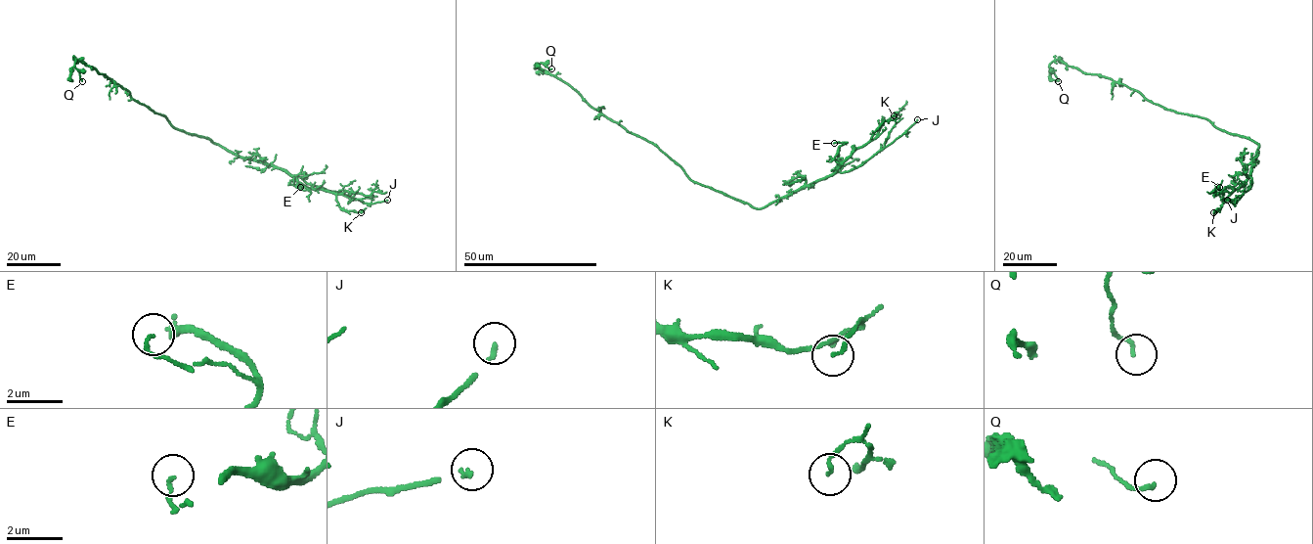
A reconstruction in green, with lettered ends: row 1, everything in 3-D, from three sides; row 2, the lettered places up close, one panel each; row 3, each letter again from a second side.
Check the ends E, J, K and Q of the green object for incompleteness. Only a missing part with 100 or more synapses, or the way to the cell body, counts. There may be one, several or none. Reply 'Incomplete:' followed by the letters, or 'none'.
Incomplete: J

